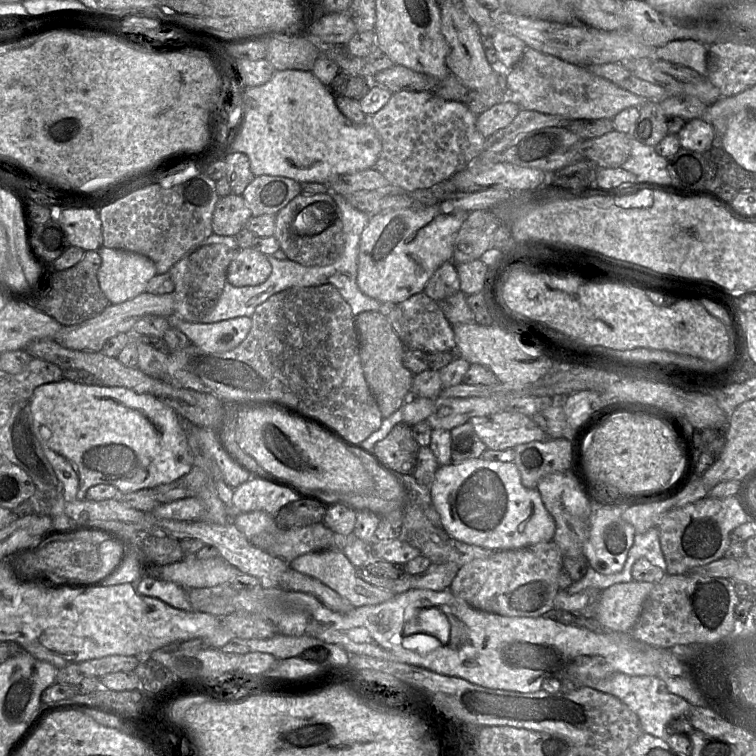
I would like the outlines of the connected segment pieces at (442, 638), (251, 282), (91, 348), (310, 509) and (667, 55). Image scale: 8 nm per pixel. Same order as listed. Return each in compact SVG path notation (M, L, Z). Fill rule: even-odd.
M424 607L405 624L403 637L423 632L446 645L450 640L450 630L451 624L441 609Z
M256 248L238 249L227 269L227 282L236 287L256 286L271 272L271 263L262 252Z
M142 293L120 304L109 304L99 315L83 323L63 326L54 340L61 346L89 352L100 352L105 342L120 334L129 333L133 326L146 316L170 317L175 309L175 296L171 294Z
M297 500L280 509L275 520L284 529L323 523L330 506L312 500Z
M692 39L670 41L657 47L656 59L681 64L707 76L708 46L701 42Z

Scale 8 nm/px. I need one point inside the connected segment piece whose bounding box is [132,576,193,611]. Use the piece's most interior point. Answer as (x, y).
(173, 594)

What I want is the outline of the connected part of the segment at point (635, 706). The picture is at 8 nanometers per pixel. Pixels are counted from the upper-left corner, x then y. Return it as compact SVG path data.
M614 673L611 679L595 684L597 691L610 694L621 700L639 718L644 733L666 741L668 724L678 718L687 718L692 705L682 697L671 693L663 680L656 676L629 676L624 673Z

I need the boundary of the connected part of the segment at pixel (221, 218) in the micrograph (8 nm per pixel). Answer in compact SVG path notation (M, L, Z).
M230 194L220 197L212 216L213 233L235 236L252 217L242 195Z

